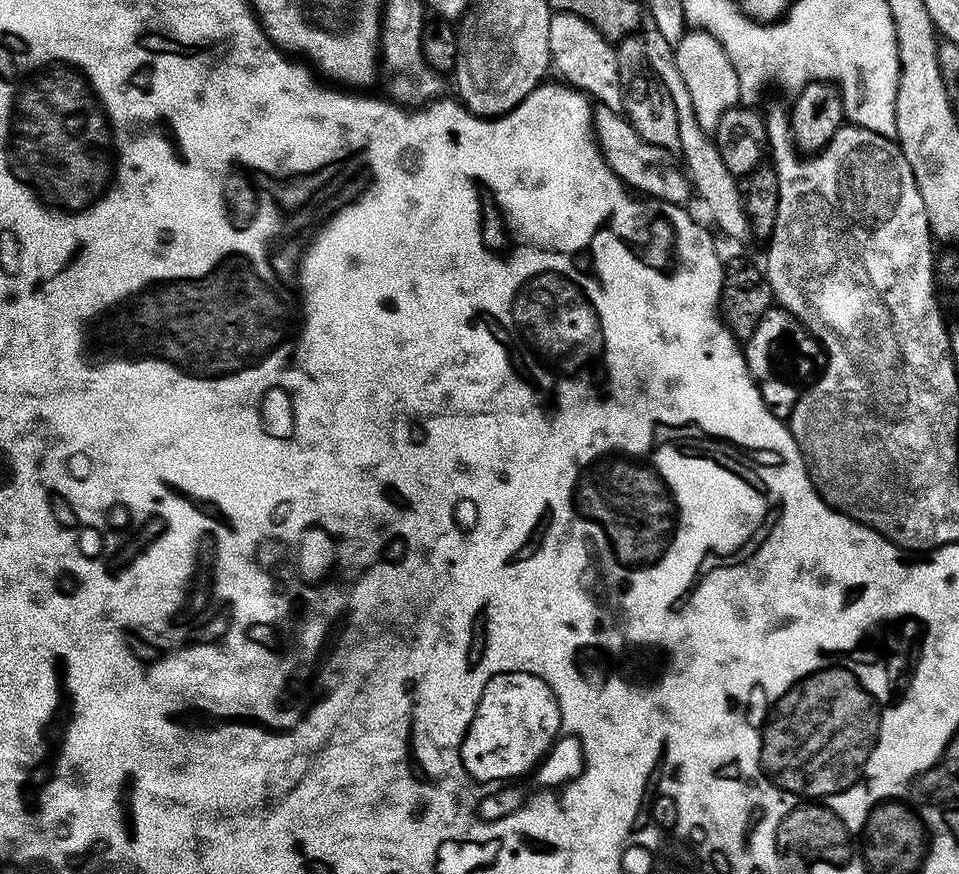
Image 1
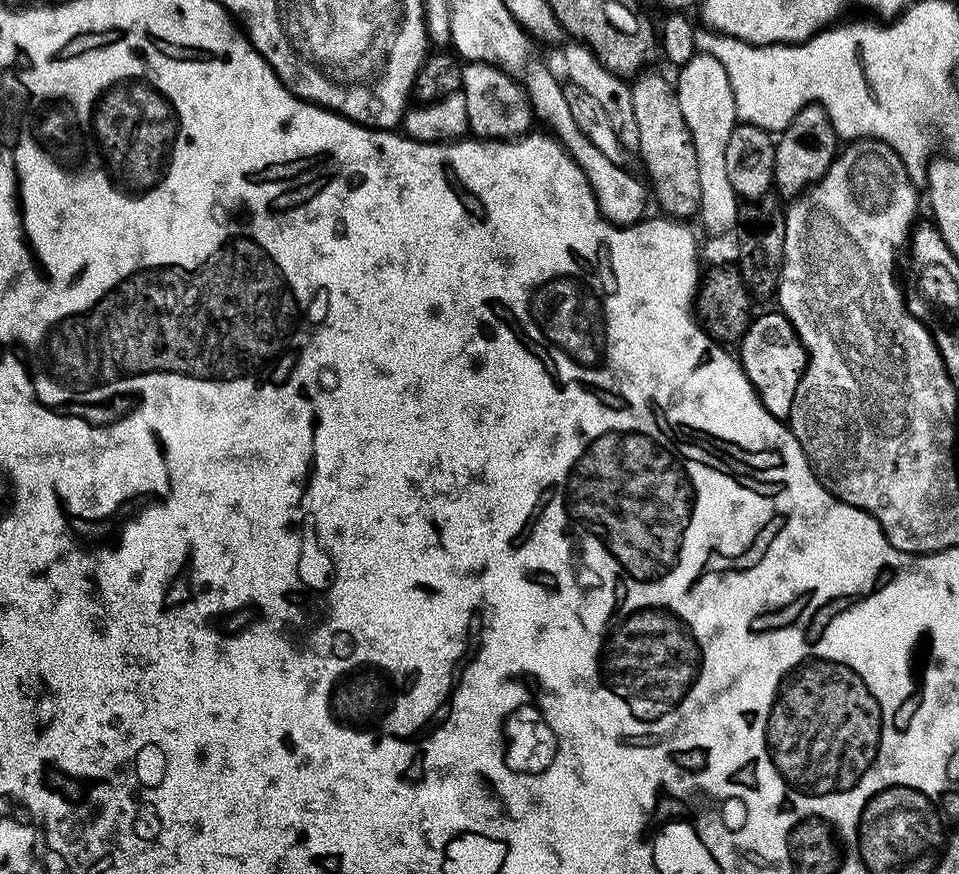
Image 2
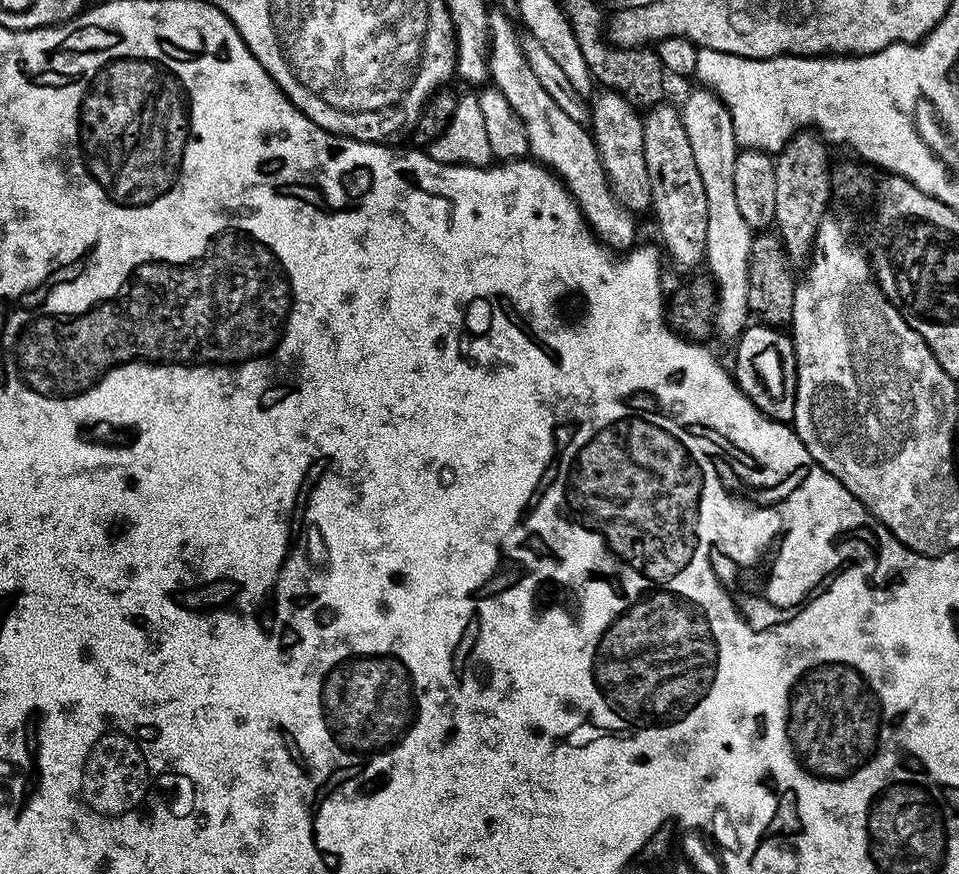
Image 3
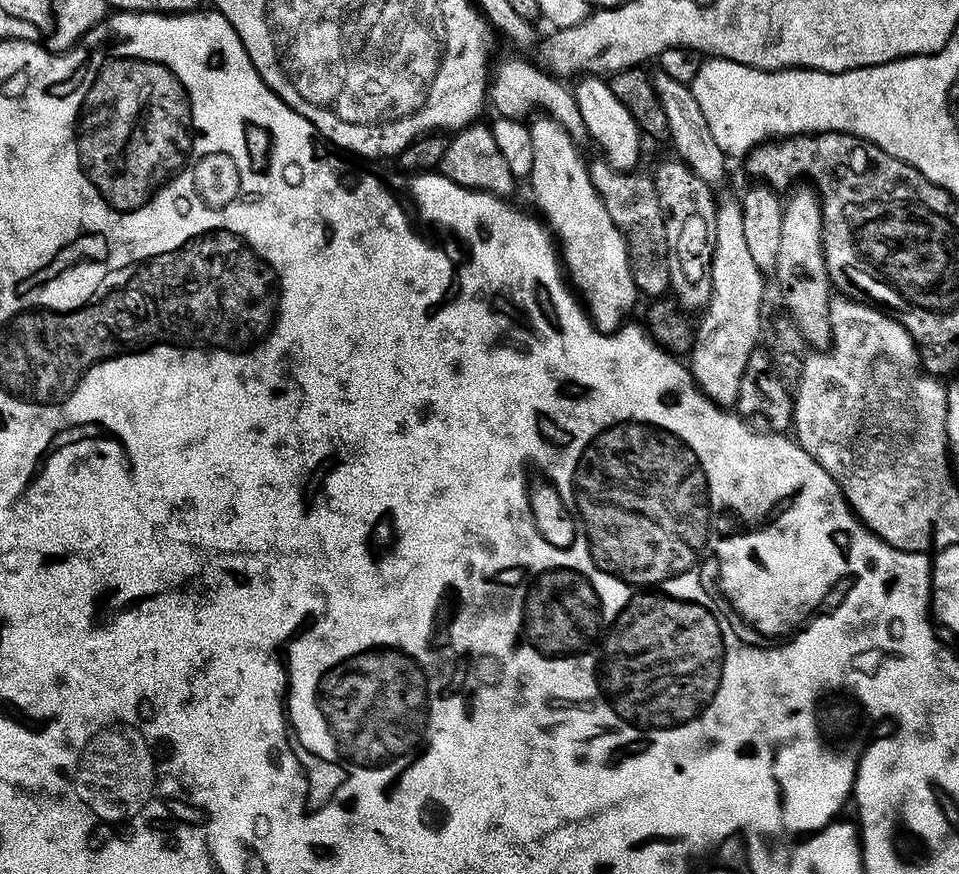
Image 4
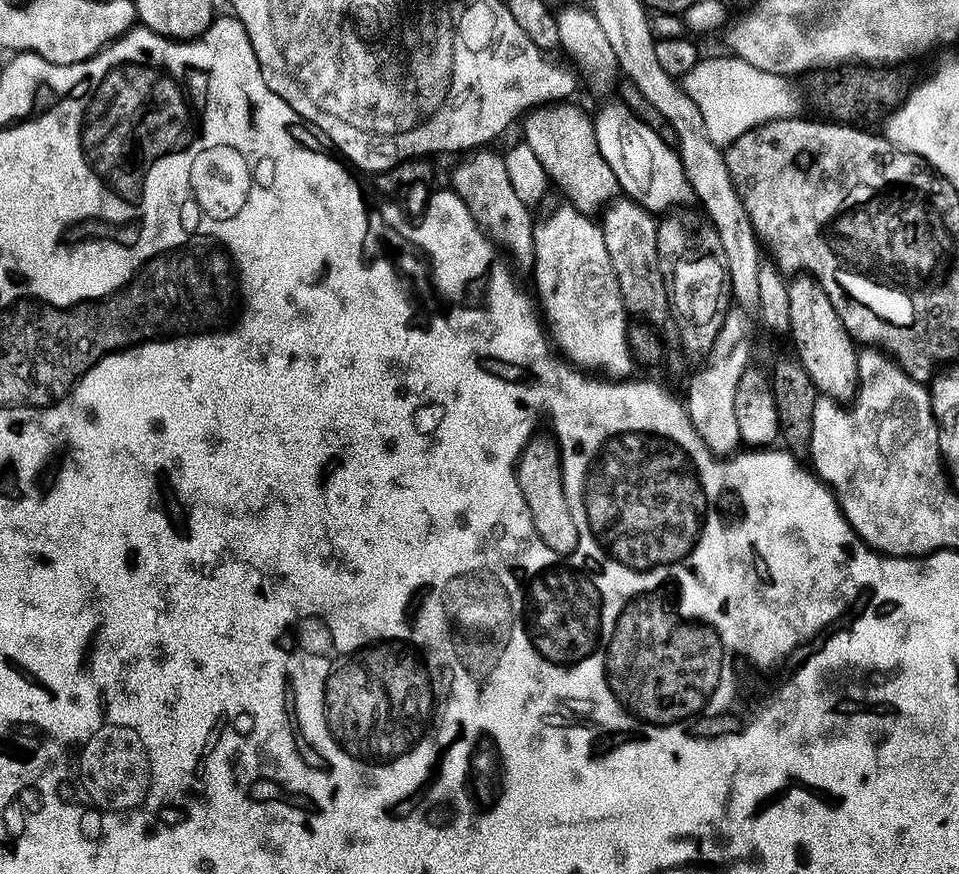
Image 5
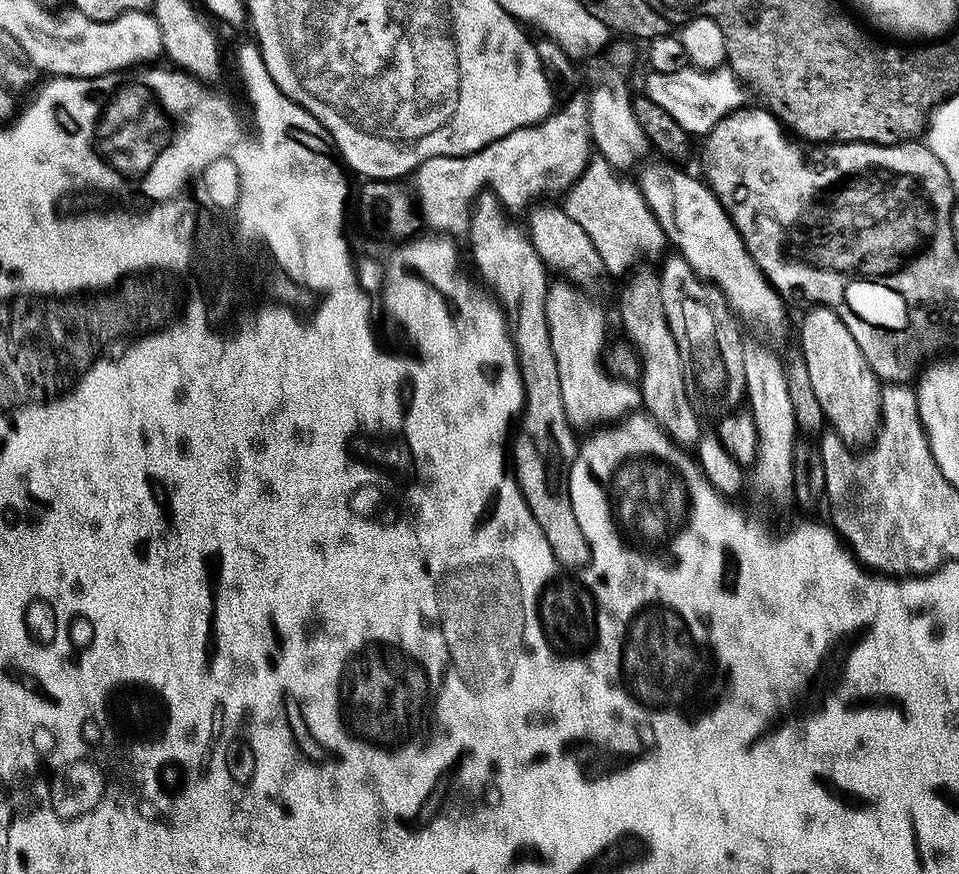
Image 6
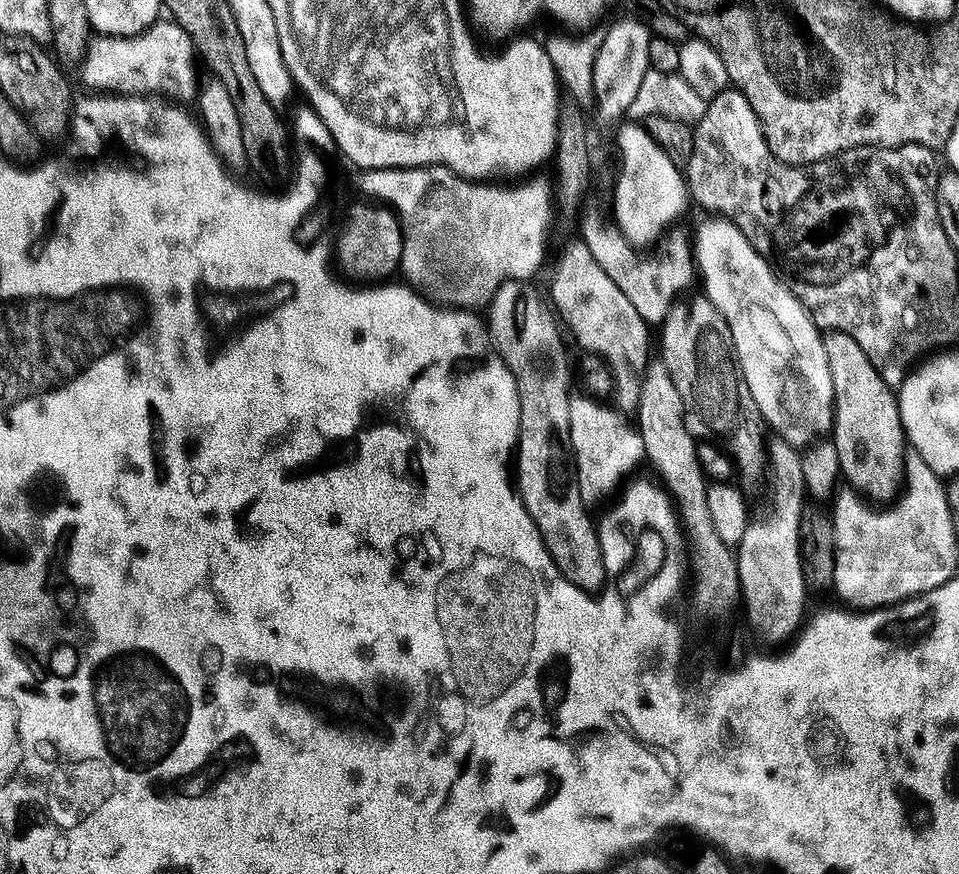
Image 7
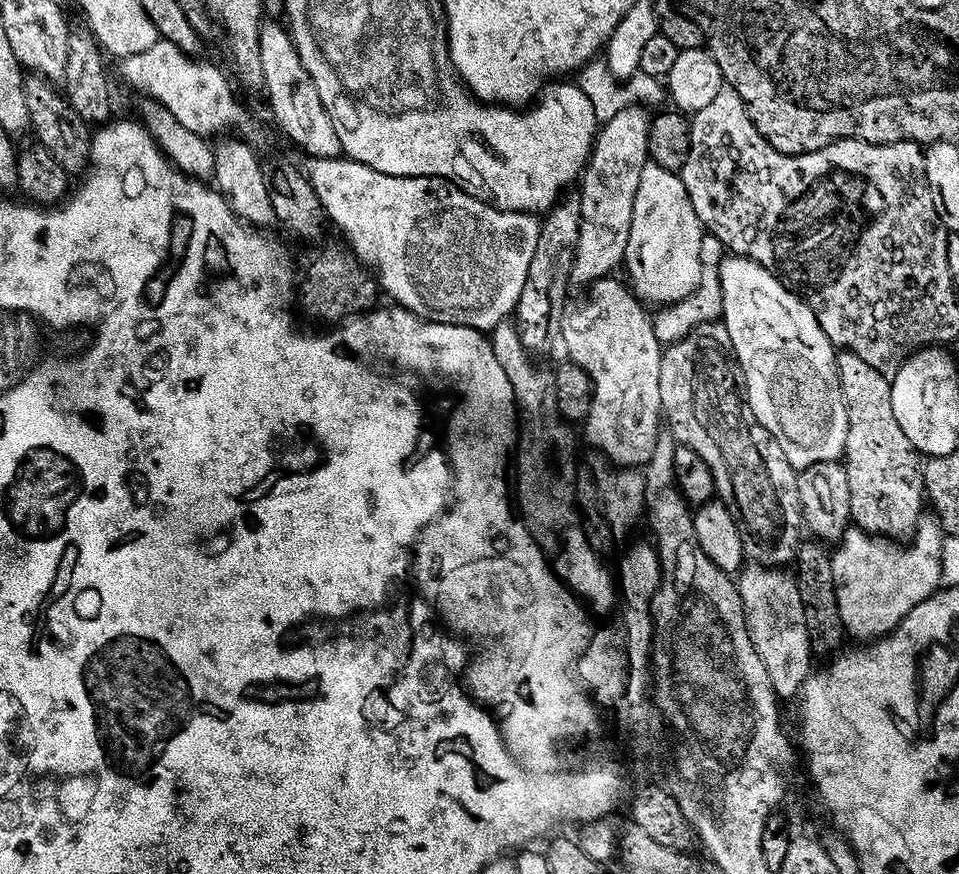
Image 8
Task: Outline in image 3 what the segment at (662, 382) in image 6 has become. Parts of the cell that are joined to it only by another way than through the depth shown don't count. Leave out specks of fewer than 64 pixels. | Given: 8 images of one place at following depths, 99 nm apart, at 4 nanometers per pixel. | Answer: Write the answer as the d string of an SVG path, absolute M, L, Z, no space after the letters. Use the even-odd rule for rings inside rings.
M607 90L591 101L592 119L590 131L592 141L600 155L608 185L622 207L633 214L648 212L652 207L650 174L646 170L646 146L644 145L644 122L641 113L626 102L617 92Z

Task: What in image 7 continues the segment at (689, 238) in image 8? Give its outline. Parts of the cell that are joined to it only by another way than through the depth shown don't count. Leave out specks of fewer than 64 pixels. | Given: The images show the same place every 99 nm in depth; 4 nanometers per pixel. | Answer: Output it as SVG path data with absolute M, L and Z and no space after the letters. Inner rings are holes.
M643 123L624 124L616 132L616 152L620 155L620 165L616 168L616 185L612 188L612 212L614 223L626 239L637 246L650 246L654 240L661 239L660 231L667 224L672 224L684 212L684 207L690 204L688 186L685 173L681 165L670 162L662 146L650 138L650 134L644 128Z

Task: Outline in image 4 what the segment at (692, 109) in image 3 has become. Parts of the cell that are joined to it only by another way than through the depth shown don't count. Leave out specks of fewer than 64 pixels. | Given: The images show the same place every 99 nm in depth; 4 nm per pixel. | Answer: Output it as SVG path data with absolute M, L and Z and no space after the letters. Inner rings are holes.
M721 199L716 206L716 245L712 259L712 297L708 307L703 309L704 321L696 328L696 340L692 343L690 353L690 371L696 384L715 404L721 406L735 405L740 393L742 370L746 370L746 358L758 347L762 336L762 305L764 289L762 270L754 262L750 249L746 246L746 238L742 235L742 210L739 199Z

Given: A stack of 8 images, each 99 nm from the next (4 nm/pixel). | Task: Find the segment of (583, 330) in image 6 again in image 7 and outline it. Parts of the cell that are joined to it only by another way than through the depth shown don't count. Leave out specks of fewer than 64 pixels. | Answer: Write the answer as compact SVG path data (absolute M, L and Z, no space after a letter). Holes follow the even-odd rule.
M587 394L573 395L568 401L570 406L570 442L573 445L572 458L576 468L576 481L579 494L585 505L604 499L619 482L622 475L630 471L644 455L644 443L639 429L627 420L615 407L601 402Z

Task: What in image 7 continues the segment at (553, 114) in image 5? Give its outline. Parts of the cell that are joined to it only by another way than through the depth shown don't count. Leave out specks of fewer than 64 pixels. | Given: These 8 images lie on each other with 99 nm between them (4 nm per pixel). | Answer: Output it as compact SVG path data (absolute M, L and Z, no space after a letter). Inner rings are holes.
M586 212L579 217L581 220L578 236L588 247L590 254L594 254L594 262L598 262L598 266L606 270L610 282L614 282L614 286L618 286L618 290L622 290L622 294L630 298L630 303L634 310L638 310L645 325L663 325L664 316L673 301L685 291L683 288L697 275L693 257L684 256L682 249L664 243L659 245L661 248L657 252L648 253L650 251L641 250L629 242L611 219L604 220L602 213Z

